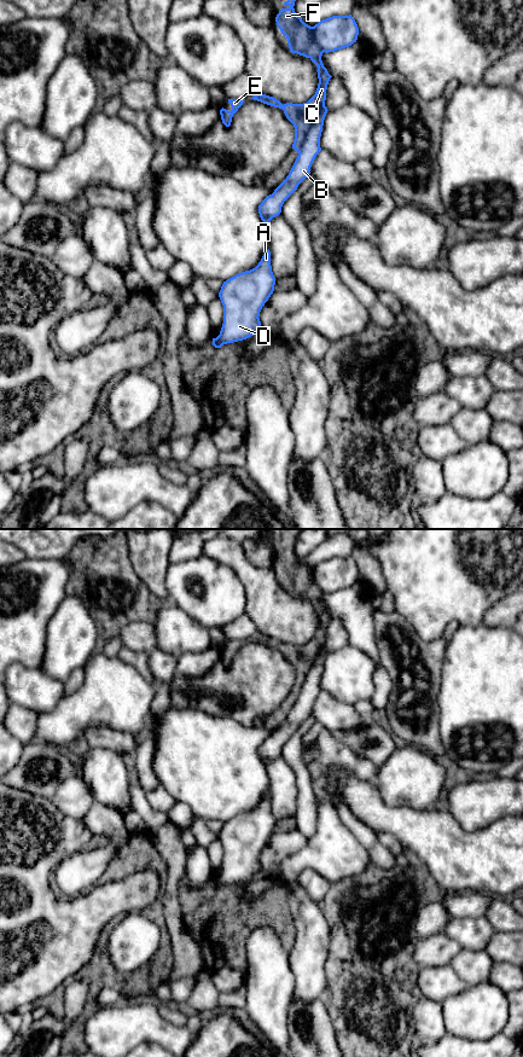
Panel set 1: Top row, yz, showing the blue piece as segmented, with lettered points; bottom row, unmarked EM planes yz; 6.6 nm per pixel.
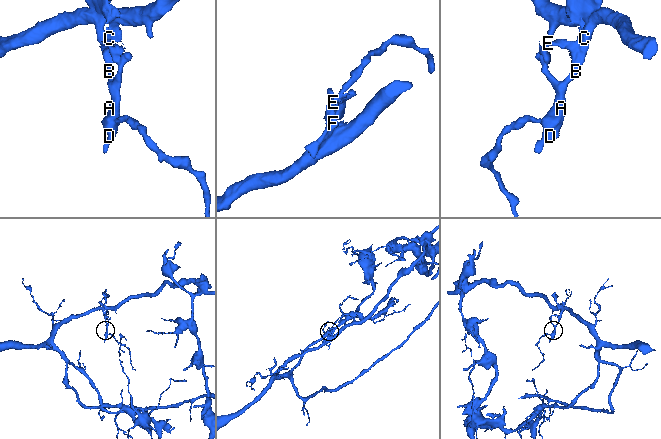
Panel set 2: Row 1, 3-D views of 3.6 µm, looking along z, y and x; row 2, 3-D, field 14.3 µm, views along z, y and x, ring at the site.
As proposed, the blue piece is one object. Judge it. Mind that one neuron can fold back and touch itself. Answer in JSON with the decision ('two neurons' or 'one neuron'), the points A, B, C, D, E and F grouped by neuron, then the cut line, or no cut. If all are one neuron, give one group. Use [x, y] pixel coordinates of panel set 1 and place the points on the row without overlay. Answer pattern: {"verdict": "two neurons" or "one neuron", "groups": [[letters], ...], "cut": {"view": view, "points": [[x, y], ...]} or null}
{"verdict": "two neurons", "groups": [["A", "B", "D"], ["C", "E", "F"]], "cut": {"view": "yz", "points": [[324, 646], [315, 657], [298, 693]]}}

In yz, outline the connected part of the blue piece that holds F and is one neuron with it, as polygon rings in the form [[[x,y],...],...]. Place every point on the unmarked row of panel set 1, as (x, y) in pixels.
[[[272,529],[273,538],[277,540],[285,540],[284,546],[287,550],[281,550],[275,558],[277,568],[281,575],[287,580],[290,593],[297,594],[306,599],[309,599],[318,608],[318,629],[315,635],[303,645],[286,644],[281,645],[273,638],[257,634],[251,640],[261,643],[263,645],[279,649],[284,651],[286,660],[295,668],[295,681],[292,690],[301,692],[306,676],[318,656],[318,654],[325,647],[326,631],[330,620],[332,618],[327,610],[324,608],[321,597],[322,592],[313,581],[313,569],[302,562],[302,558],[295,553],[296,538],[301,529]]]

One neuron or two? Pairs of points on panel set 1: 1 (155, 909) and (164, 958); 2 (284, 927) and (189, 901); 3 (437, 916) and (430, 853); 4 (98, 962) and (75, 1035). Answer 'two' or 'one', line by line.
1: one
2: one
3: two
4: one

